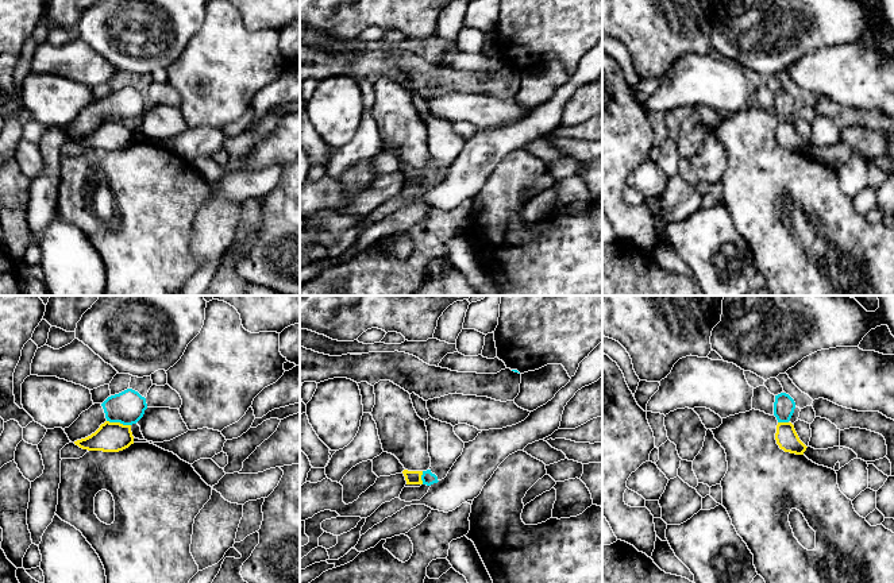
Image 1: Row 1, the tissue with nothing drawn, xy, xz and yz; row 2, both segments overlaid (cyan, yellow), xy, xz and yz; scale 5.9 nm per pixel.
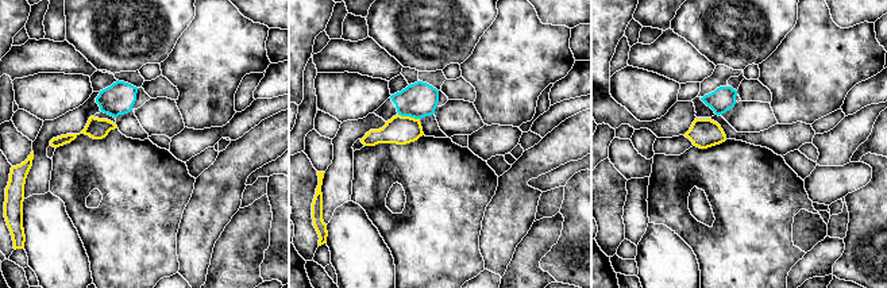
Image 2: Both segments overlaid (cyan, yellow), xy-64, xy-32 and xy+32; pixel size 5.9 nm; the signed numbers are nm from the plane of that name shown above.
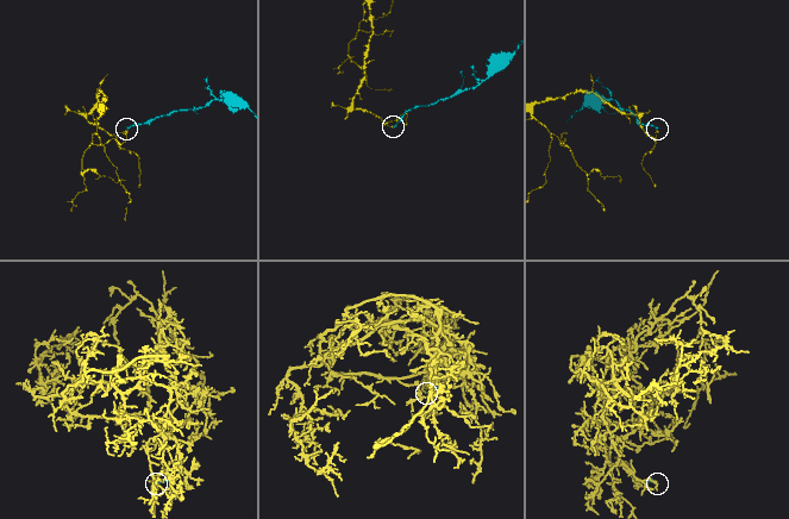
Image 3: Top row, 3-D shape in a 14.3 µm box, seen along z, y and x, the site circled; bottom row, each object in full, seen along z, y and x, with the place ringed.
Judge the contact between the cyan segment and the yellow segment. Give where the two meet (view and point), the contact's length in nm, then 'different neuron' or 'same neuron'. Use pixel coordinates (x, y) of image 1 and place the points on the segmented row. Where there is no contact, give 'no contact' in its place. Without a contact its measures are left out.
contact xy (119, 421); length 150 nm; different neuron

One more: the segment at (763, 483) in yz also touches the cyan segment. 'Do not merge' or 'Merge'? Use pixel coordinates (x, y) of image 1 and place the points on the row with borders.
Do not merge

